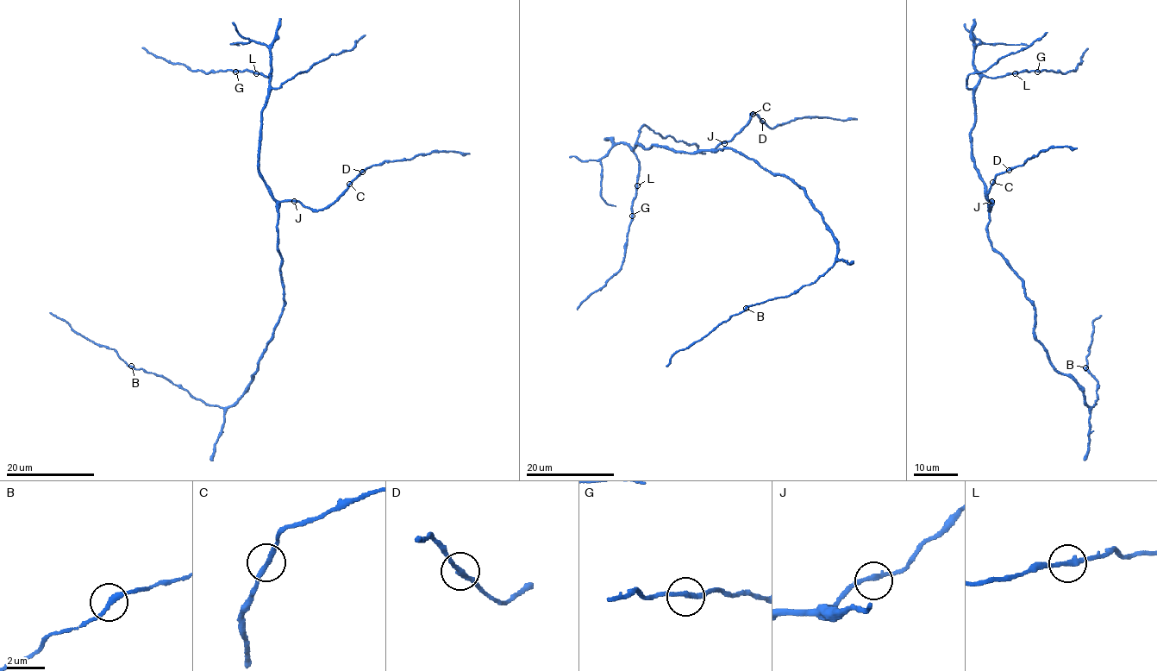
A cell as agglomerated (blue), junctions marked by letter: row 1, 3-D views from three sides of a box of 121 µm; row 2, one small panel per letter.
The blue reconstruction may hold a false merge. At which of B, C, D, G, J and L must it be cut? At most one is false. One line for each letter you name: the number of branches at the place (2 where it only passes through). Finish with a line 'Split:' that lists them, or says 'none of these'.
Split: none of these

